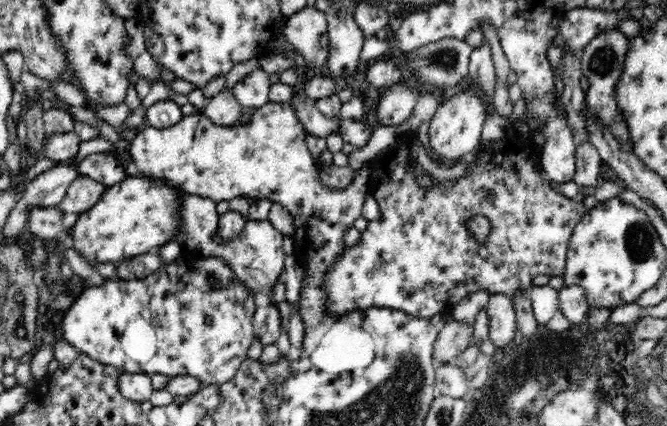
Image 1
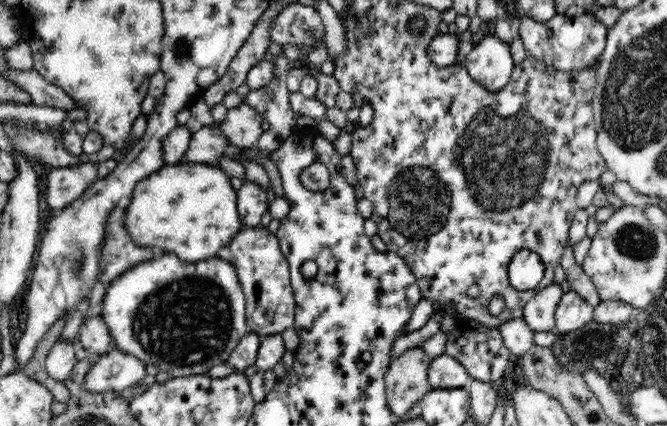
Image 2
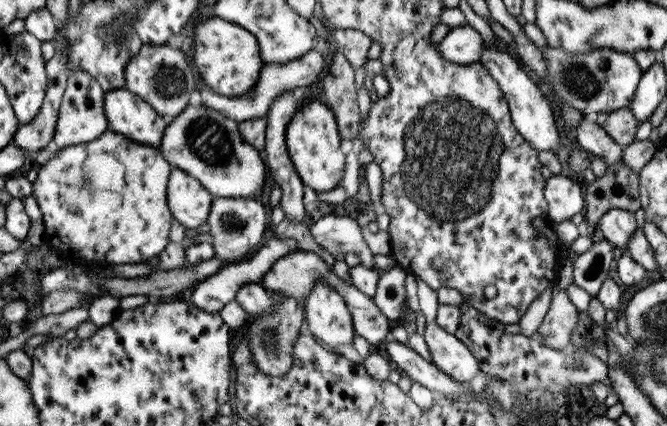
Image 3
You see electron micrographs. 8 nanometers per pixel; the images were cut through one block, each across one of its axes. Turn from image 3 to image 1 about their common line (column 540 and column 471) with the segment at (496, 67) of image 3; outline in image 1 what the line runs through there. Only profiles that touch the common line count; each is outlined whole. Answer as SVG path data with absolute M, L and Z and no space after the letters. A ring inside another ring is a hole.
M468 90L439 105L436 113L430 118L427 131L430 154L433 154L429 156L431 162L439 167L448 168L461 160L464 154L478 148L481 144L480 134L486 120L486 112L488 112L486 102Z

